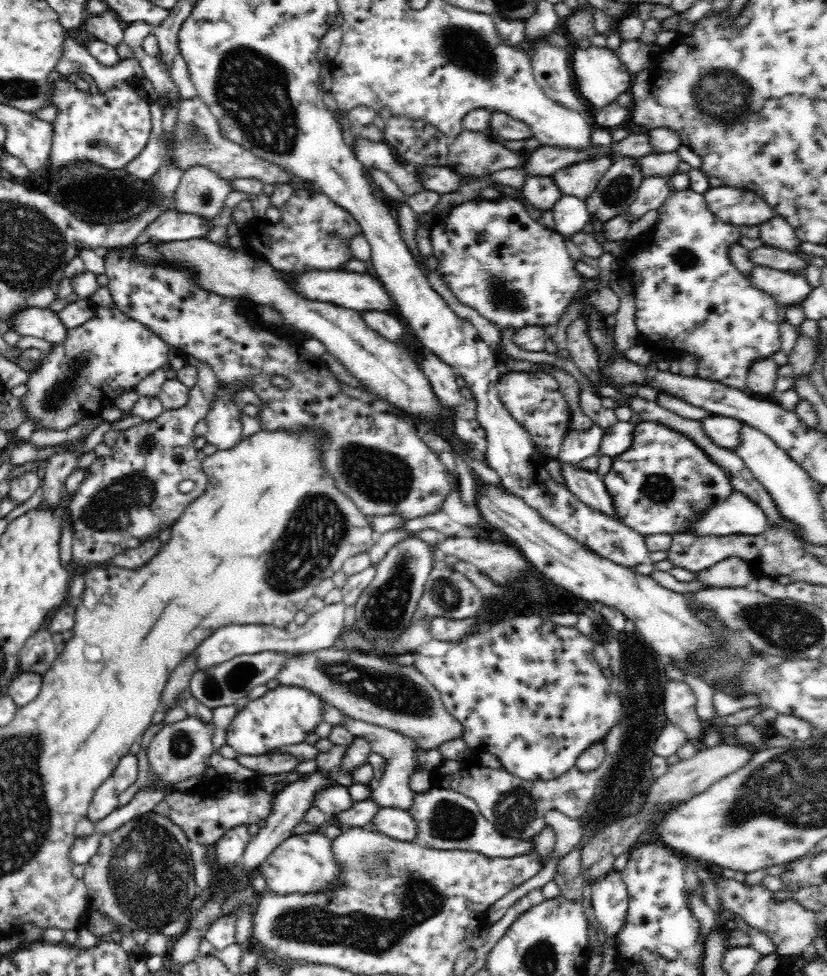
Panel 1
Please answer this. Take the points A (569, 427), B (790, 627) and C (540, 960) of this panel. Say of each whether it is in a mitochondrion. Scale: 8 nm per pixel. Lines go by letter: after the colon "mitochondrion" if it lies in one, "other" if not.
A: other
B: mitochondrion
C: mitochondrion

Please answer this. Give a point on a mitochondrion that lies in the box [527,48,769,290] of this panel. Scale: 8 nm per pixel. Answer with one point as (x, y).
(721, 96)

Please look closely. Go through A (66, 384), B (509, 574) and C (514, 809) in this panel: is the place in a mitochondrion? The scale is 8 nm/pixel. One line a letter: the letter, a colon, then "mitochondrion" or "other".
A: mitochondrion
B: mitochondrion
C: mitochondrion

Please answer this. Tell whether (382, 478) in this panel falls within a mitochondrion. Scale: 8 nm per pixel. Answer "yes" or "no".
yes

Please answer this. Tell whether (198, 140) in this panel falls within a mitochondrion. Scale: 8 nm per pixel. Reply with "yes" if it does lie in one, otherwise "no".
yes

